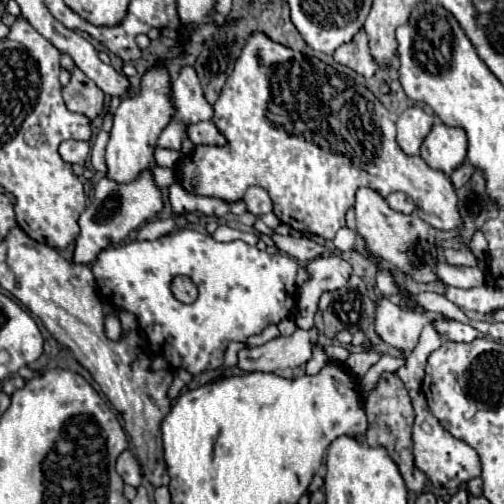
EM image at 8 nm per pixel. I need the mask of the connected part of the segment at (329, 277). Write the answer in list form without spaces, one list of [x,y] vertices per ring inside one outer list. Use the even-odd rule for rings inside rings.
[[[335,254],[319,256],[313,262],[309,262],[305,268],[311,278],[299,288],[299,314],[295,316],[295,324],[299,328],[313,326],[313,316],[317,312],[319,296],[325,290],[343,288],[353,272],[351,264]]]

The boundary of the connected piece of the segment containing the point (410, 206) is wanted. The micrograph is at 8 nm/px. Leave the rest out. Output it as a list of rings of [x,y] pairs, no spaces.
[[[393,192],[387,196],[387,204],[397,210],[397,212],[403,212],[403,214],[411,214],[415,210],[415,204],[403,194],[403,192]]]

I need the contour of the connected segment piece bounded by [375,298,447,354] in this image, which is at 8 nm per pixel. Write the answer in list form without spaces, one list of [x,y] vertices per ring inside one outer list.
[[[383,298],[377,304],[375,330],[385,342],[389,342],[393,348],[399,348],[407,354],[417,346],[423,328],[433,320],[440,319],[447,318],[435,312],[425,312],[425,314],[407,312],[401,306]]]

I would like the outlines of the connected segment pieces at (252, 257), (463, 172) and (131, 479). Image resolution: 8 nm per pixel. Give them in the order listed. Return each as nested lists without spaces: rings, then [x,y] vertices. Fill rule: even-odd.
[[[181,228],[157,240],[133,240],[129,244],[109,246],[99,252],[93,262],[93,276],[99,294],[121,310],[129,310],[139,318],[141,330],[147,334],[151,352],[155,356],[167,358],[171,368],[187,368],[191,374],[203,370],[217,370],[223,364],[225,348],[231,340],[245,342],[249,336],[259,334],[269,324],[279,324],[283,318],[291,316],[297,304],[297,262],[285,254],[269,254],[257,246],[245,242],[215,242],[209,234],[197,230]],[[175,276],[189,276],[197,288],[199,296],[195,304],[181,304],[171,294],[171,282]]]
[[[467,164],[467,166],[459,166],[459,168],[451,174],[453,186],[455,186],[455,188],[461,188],[461,186],[473,176],[473,172],[475,172],[475,168],[473,168],[471,164]]]
[[[129,450],[121,452],[121,456],[117,458],[117,472],[119,472],[119,476],[123,478],[125,484],[131,484],[133,488],[139,488],[139,484],[141,484],[141,466],[137,464],[135,456]]]

